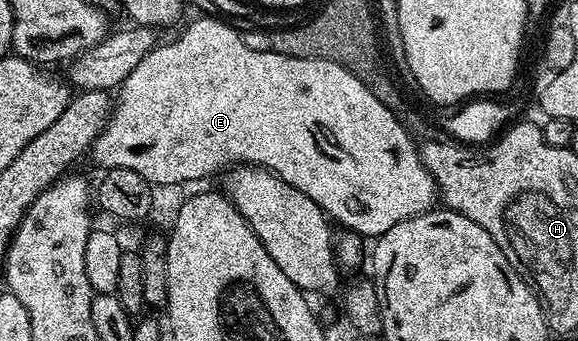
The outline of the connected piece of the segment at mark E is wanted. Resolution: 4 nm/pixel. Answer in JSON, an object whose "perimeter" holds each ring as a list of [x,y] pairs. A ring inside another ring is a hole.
{"perimeter":[[[200,16],[197,19],[197,22],[190,23],[177,36],[176,42],[168,42],[165,46],[164,43],[157,44],[146,56],[142,56],[138,68],[134,68],[118,88],[114,98],[114,109],[104,129],[97,134],[95,142],[90,147],[91,153],[96,153],[97,160],[104,165],[104,168],[130,168],[142,175],[153,187],[159,188],[159,186],[180,186],[183,182],[196,182],[207,174],[219,175],[241,164],[260,166],[263,170],[274,172],[282,180],[286,180],[286,184],[298,188],[298,192],[306,192],[306,196],[310,196],[314,204],[321,206],[333,223],[341,222],[346,226],[344,228],[347,231],[368,240],[379,238],[381,234],[394,228],[394,224],[424,214],[437,205],[436,182],[432,179],[432,174],[426,168],[424,161],[420,159],[418,142],[411,138],[413,135],[409,127],[401,123],[397,111],[391,110],[384,104],[358,76],[346,68],[332,65],[330,59],[287,58],[275,54],[273,50],[254,52],[253,49],[246,48],[242,33],[237,27],[229,26],[227,22],[221,22],[219,18],[211,16]]]}

